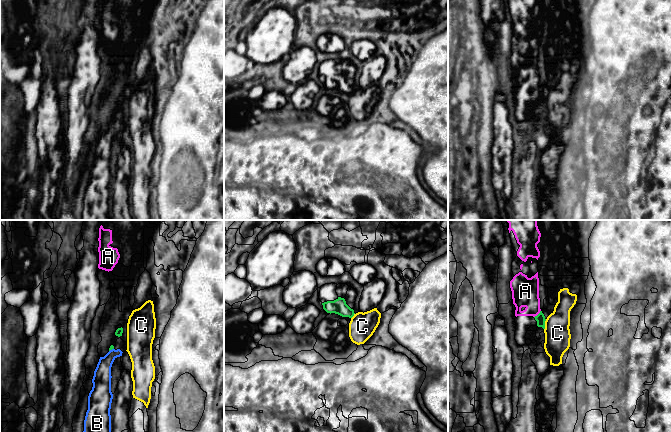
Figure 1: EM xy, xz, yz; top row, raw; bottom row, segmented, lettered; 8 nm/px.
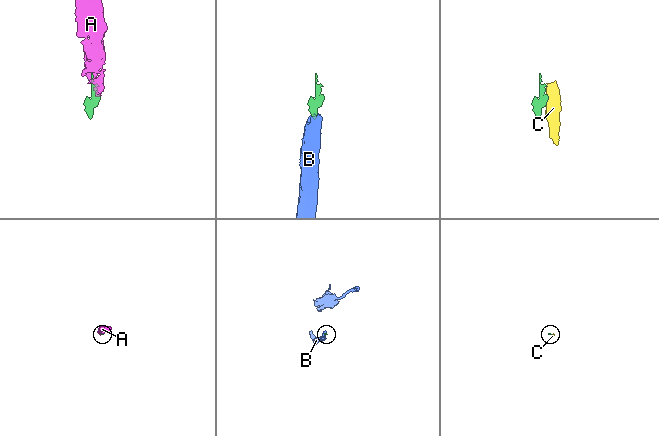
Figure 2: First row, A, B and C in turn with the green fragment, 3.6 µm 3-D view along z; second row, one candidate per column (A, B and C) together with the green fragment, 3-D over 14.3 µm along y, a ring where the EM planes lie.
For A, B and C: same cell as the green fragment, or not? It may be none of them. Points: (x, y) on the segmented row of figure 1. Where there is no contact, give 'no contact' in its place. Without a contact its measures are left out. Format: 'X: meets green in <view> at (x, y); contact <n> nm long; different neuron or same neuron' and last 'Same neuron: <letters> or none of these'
A: meets green in yz at (538, 314); contact 80 nm long; same neuron
B: meets green in xy at (111, 349); contact 50 nm long; same neuron
C: meets green in yz at (544, 324); contact 90 nm long; different neuron
Same neuron: A, B

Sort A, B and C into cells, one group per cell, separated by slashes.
A B / C

